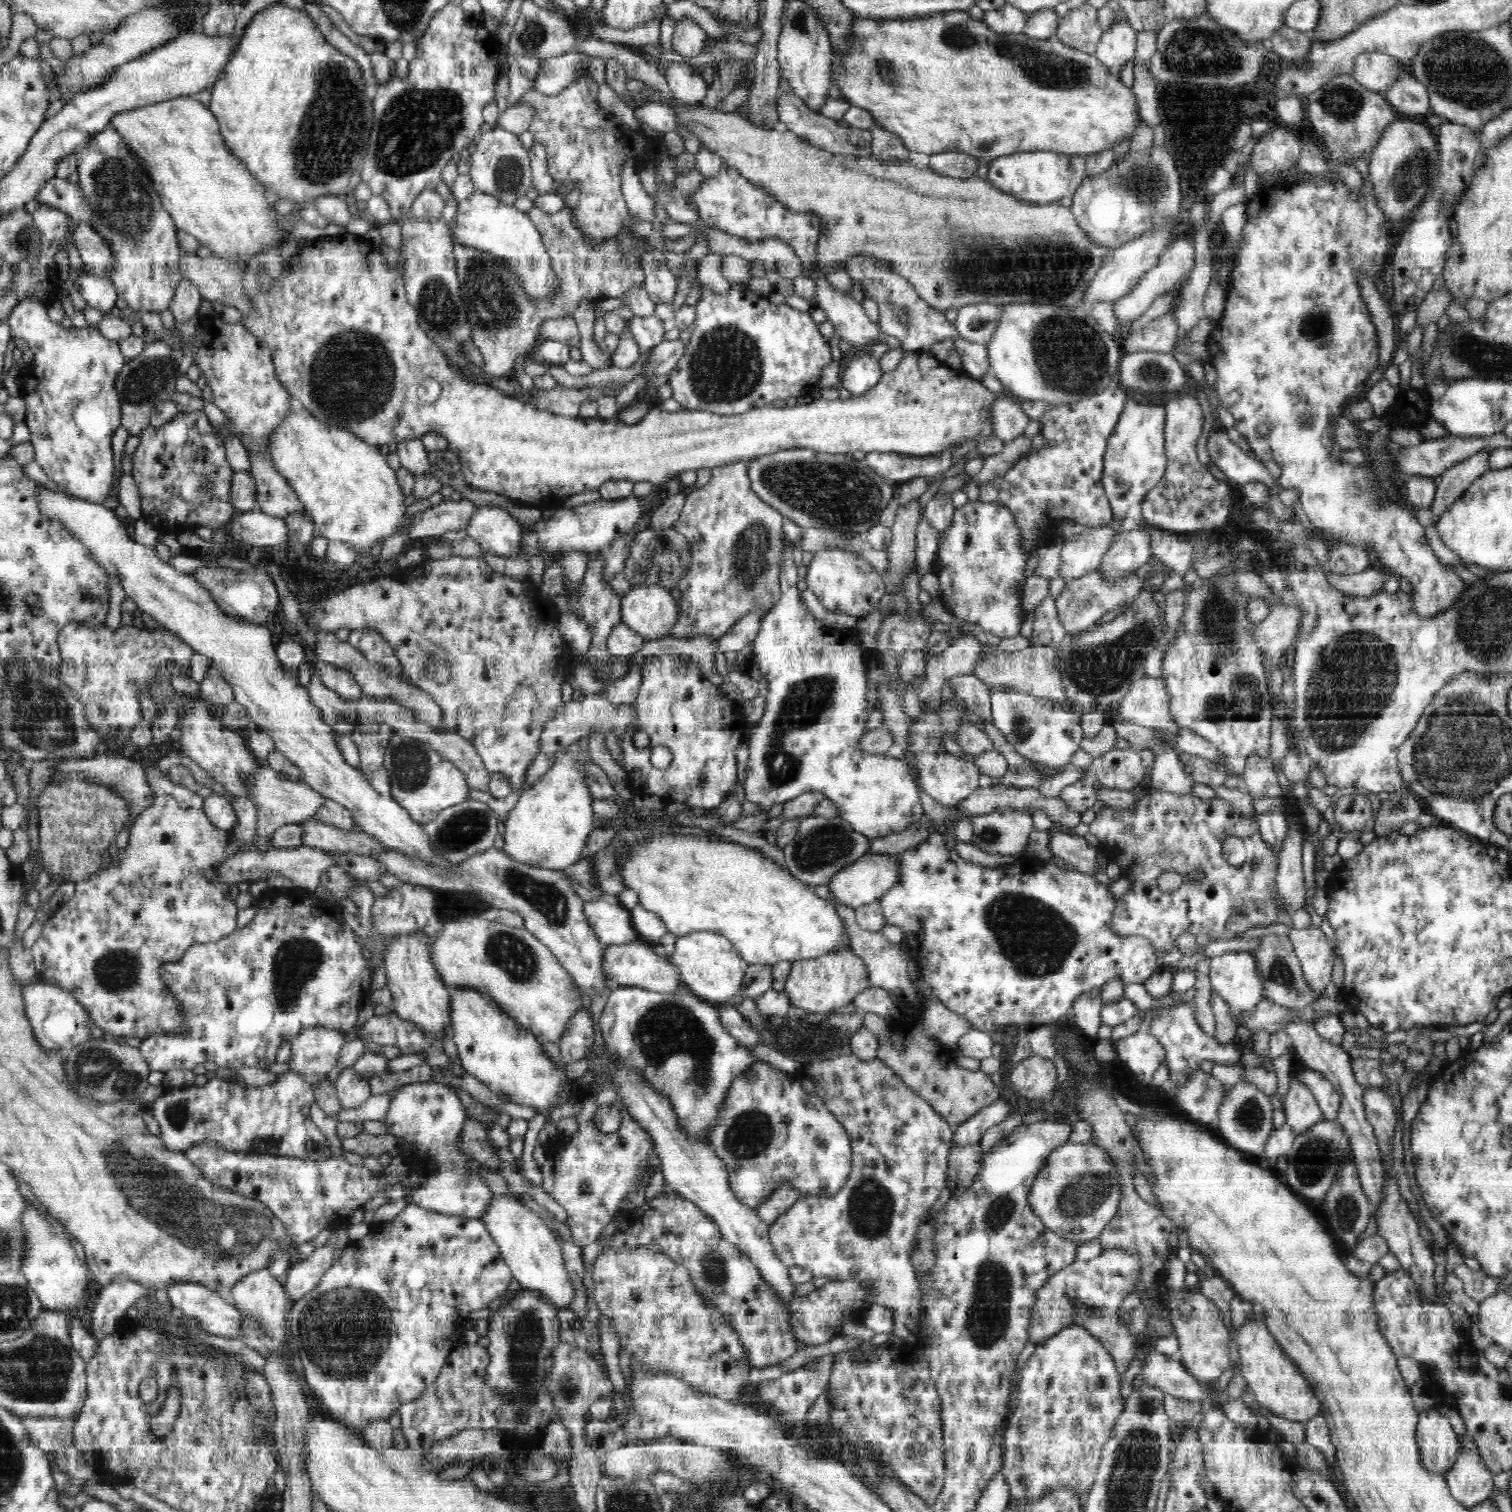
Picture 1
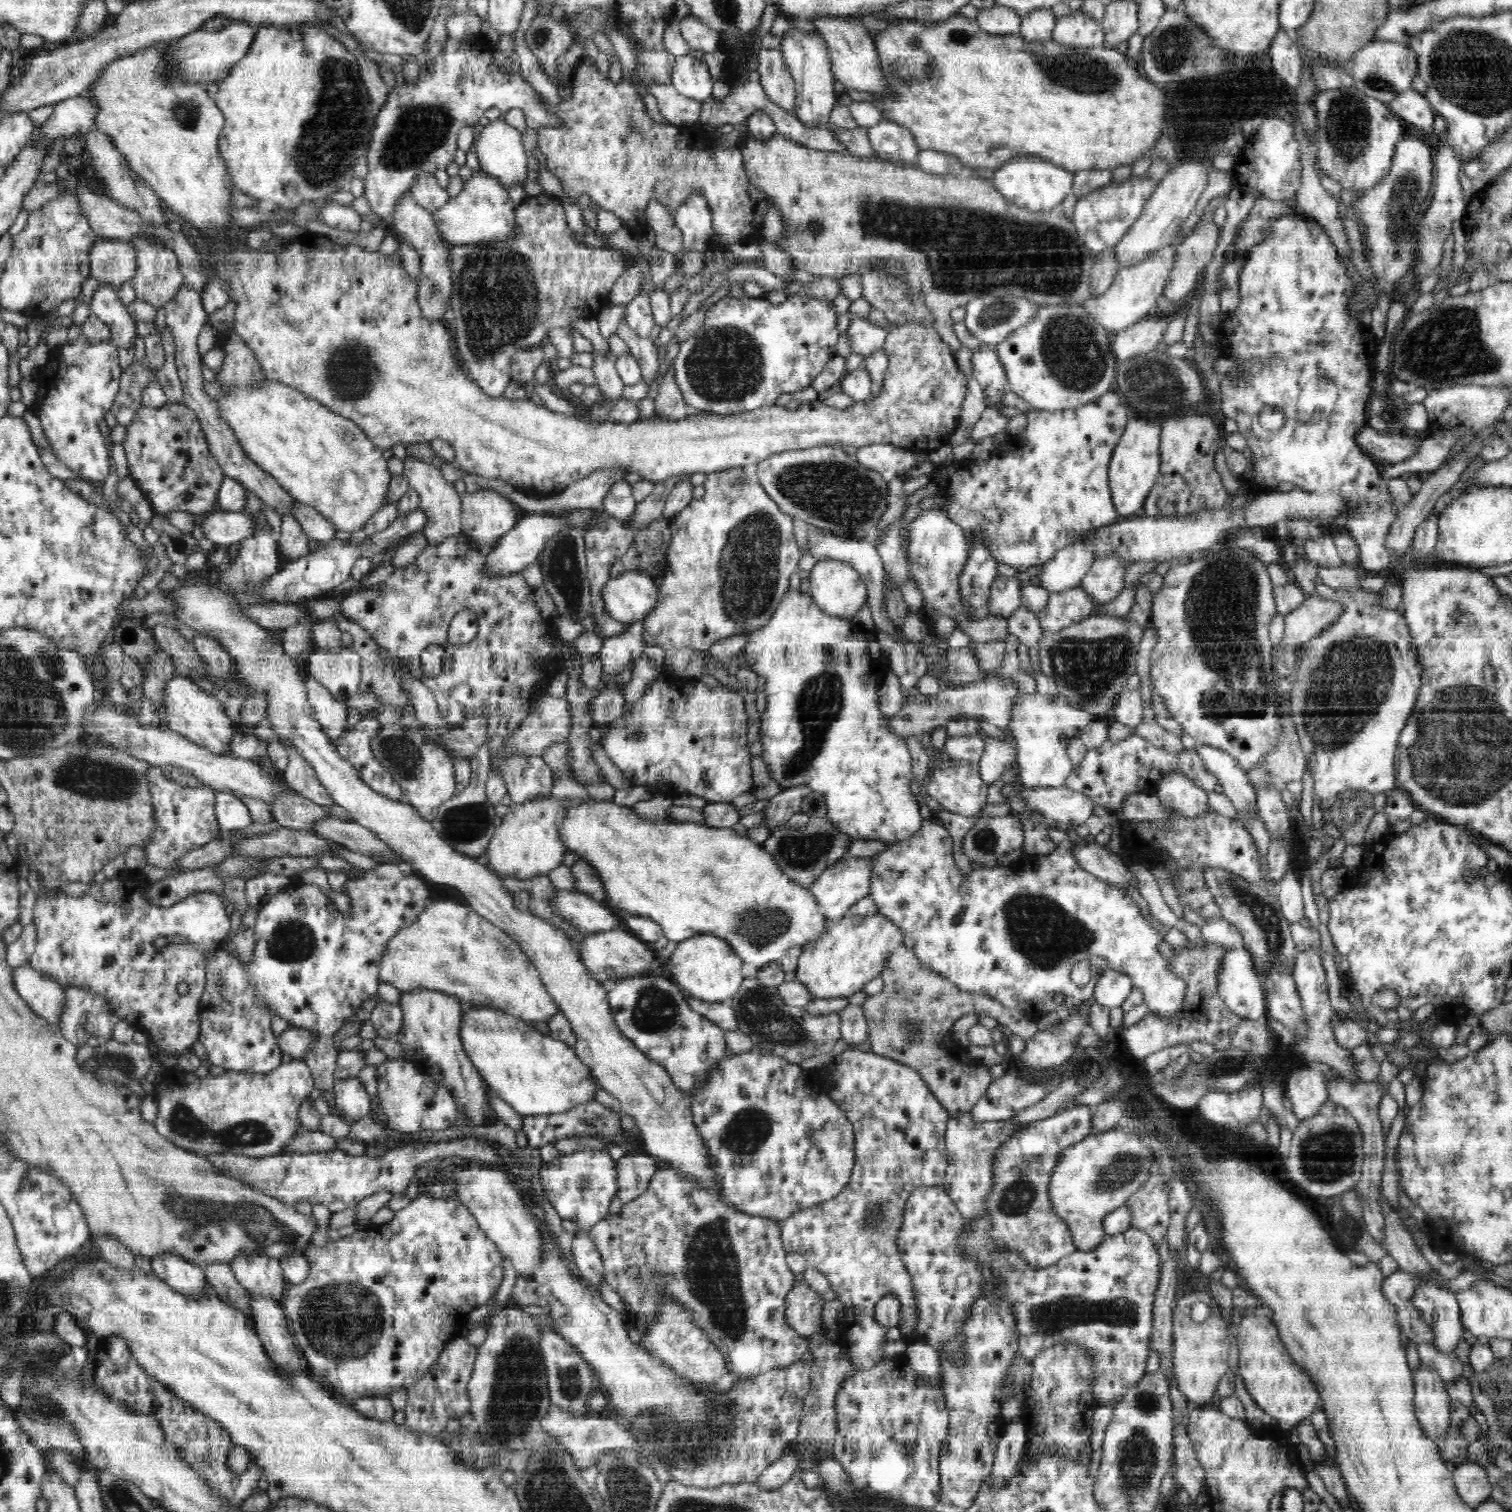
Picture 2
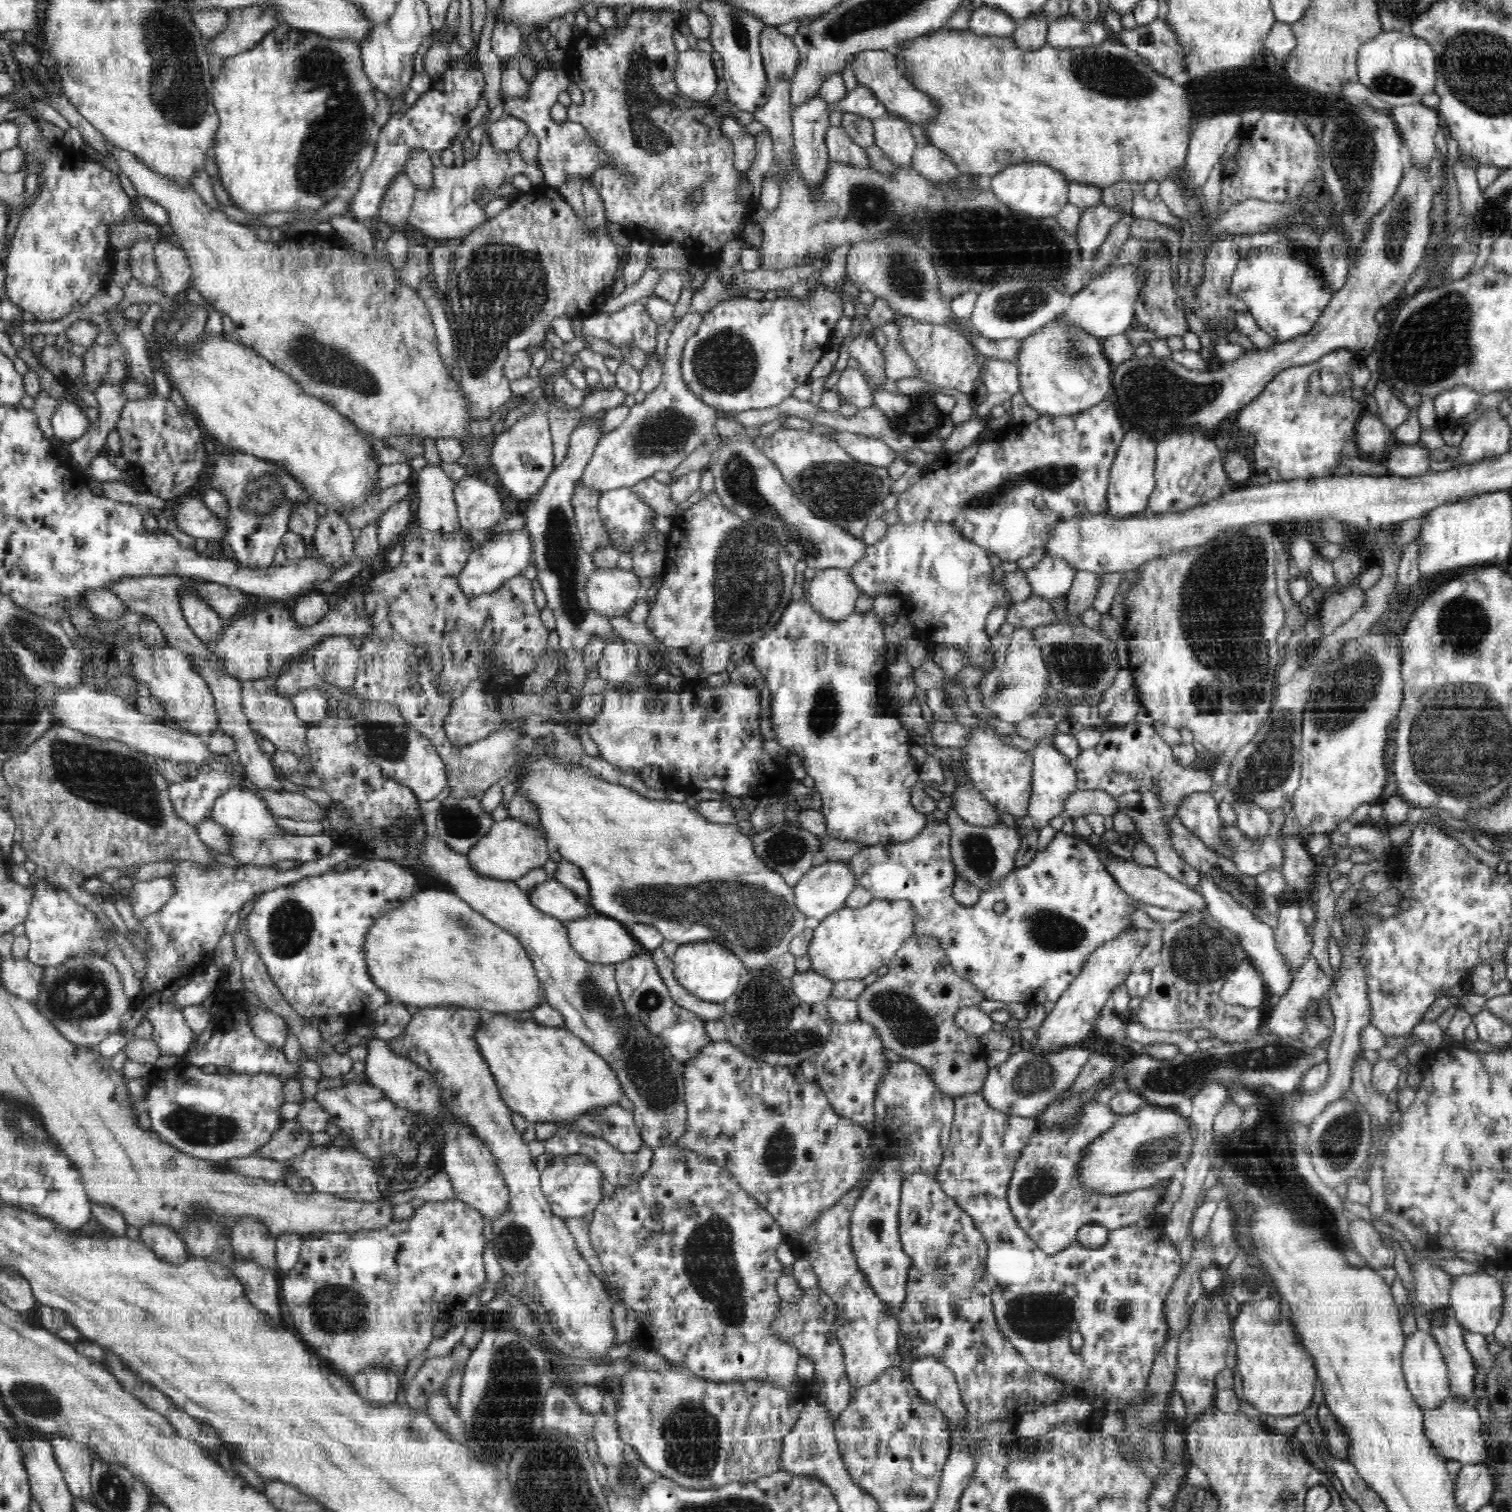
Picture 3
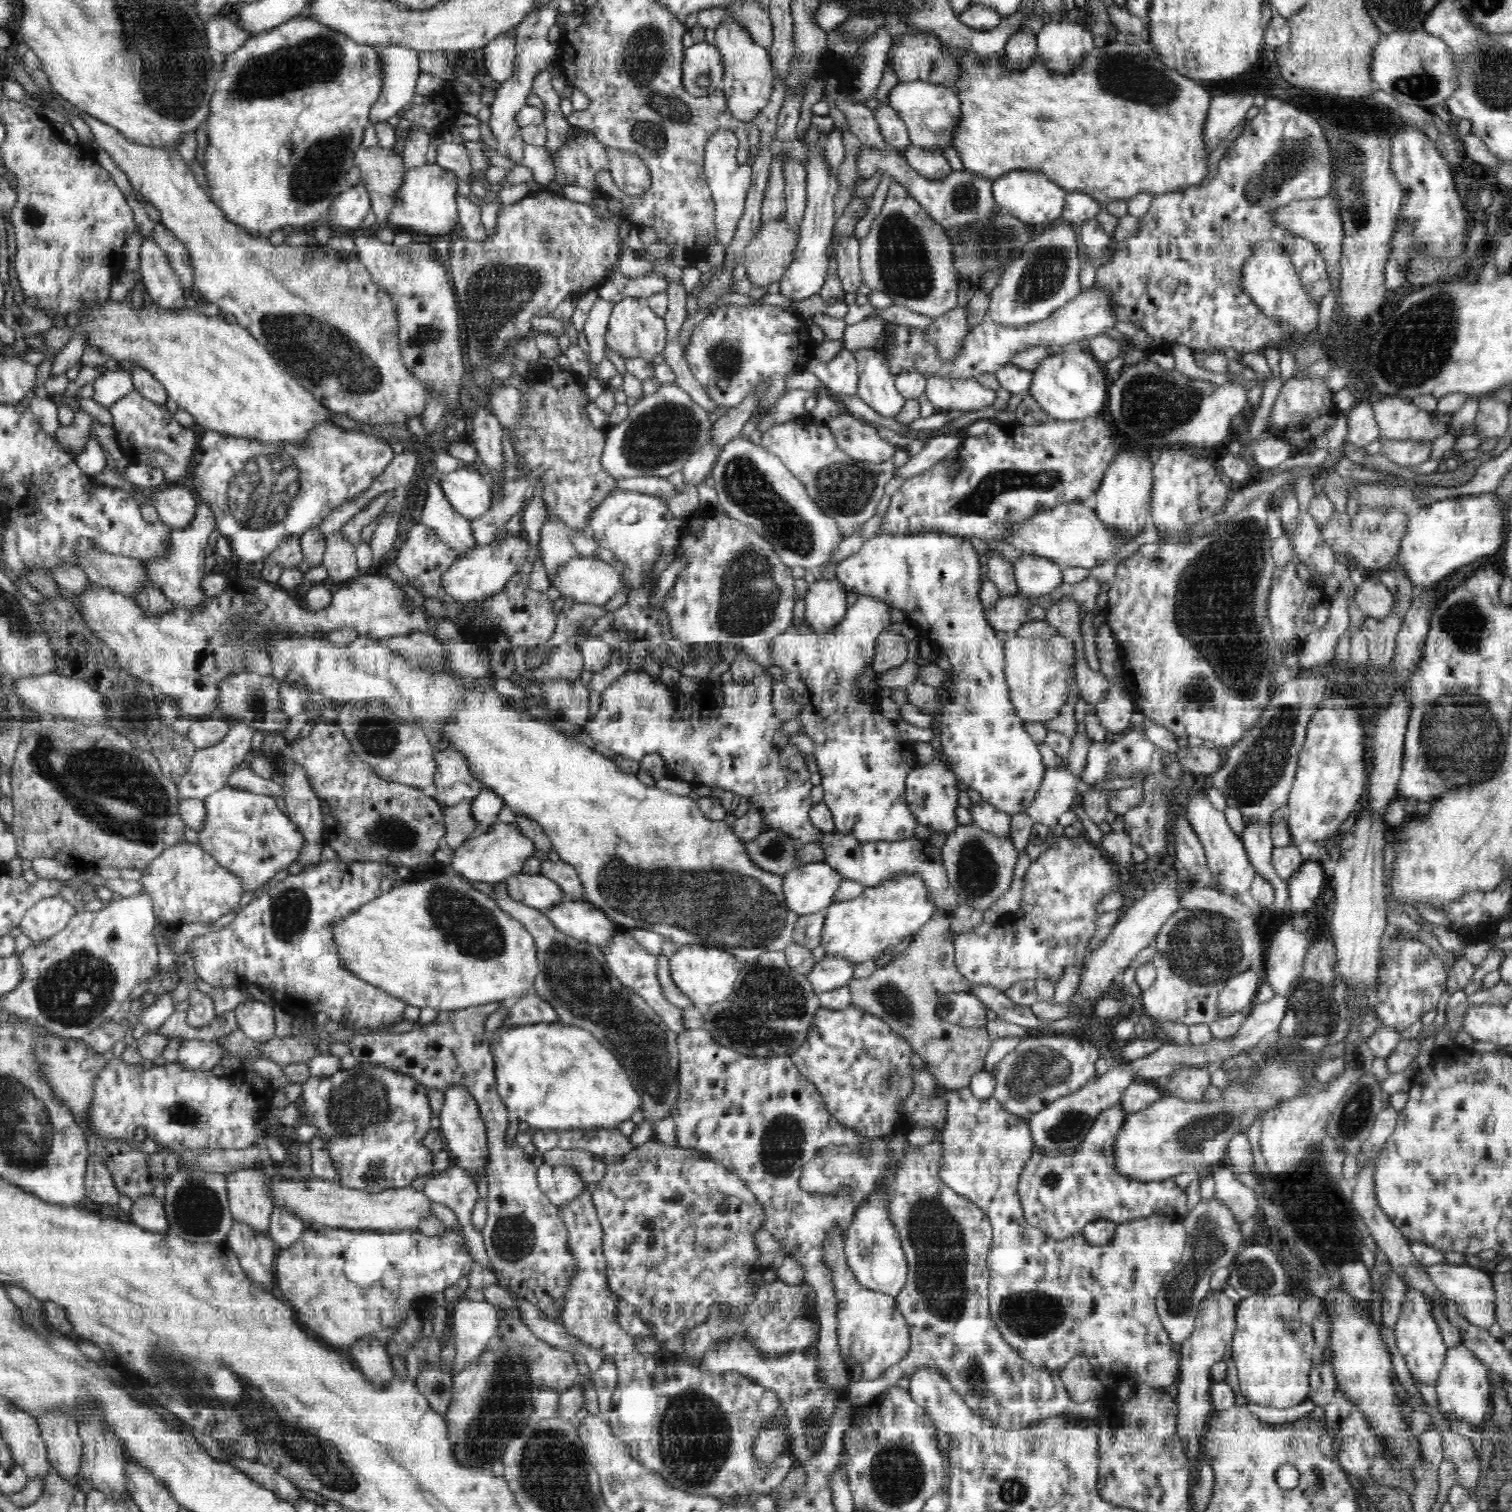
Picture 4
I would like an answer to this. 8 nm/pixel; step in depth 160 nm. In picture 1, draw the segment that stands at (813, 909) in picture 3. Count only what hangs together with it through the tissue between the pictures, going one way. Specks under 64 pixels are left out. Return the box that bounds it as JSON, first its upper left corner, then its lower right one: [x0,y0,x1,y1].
[828,852,901,908]

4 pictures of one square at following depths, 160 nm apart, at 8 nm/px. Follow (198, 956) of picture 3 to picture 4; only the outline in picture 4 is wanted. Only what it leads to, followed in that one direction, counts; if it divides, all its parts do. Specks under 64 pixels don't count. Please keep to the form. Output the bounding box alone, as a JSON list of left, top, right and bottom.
[141,842,244,931]

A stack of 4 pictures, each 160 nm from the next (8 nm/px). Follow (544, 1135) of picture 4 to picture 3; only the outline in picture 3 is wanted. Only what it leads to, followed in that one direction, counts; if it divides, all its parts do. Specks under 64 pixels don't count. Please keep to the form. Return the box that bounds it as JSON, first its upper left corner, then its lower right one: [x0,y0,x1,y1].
[544,1126,653,1186]

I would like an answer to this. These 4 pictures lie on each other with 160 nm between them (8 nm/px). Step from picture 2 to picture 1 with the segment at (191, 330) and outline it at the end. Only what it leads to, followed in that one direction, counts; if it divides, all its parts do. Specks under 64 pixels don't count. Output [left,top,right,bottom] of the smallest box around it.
[169,279,202,328]

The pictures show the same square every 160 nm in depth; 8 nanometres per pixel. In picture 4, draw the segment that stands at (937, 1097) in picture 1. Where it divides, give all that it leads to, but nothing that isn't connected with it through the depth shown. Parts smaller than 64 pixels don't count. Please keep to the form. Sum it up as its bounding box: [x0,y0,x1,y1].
[847,912,992,1091]

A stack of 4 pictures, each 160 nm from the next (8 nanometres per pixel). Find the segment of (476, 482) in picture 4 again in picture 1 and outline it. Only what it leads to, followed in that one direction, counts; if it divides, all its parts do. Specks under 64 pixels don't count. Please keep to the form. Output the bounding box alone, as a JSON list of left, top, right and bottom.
[466,506,526,558]

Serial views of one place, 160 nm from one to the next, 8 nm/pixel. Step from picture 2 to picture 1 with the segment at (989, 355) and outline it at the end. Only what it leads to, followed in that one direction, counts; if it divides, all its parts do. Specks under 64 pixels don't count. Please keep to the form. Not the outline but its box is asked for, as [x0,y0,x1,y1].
[953,338,990,380]

